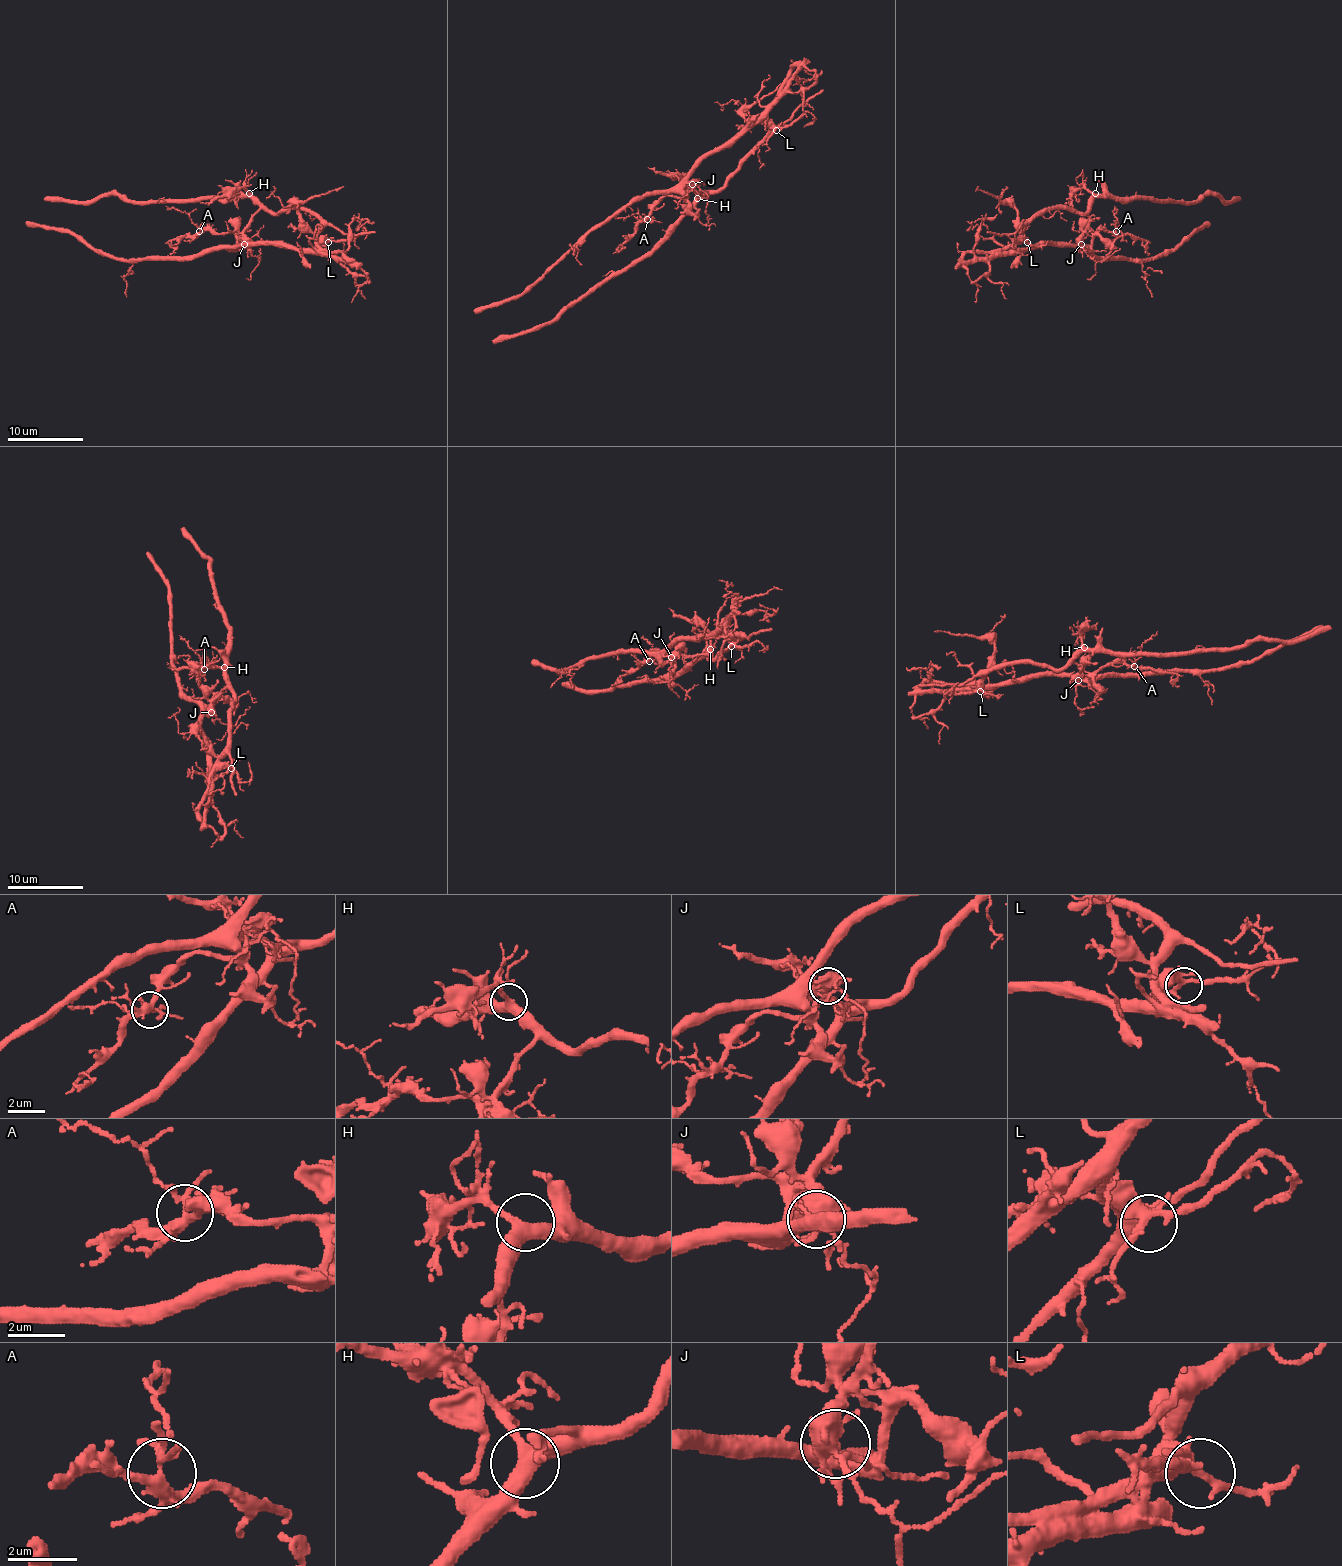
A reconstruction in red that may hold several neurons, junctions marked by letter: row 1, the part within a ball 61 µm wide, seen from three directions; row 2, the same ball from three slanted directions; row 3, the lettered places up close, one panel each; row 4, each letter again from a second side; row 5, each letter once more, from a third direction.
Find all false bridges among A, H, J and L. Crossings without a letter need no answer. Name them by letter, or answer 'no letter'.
J

